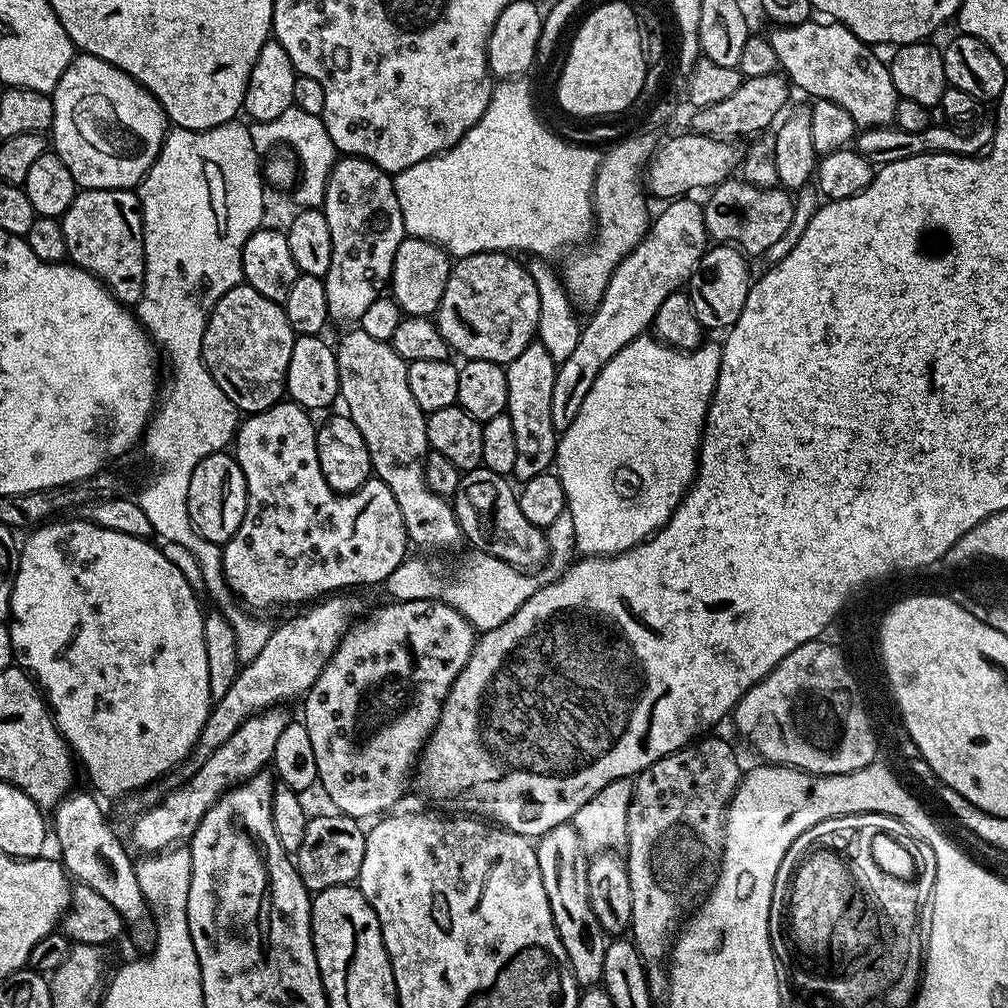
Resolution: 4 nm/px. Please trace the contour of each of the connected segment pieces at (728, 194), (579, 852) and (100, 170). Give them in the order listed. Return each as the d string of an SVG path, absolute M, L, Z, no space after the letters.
M739 178L716 185L709 196L703 205L709 237L717 243L731 244L749 257L761 257L775 240L782 238L796 209L795 197L787 189L758 188Z
M571 823L558 826L539 837L536 853L538 870L542 870L542 886L546 886L546 898L554 914L554 926L558 930L558 938L562 938L562 946L566 946L566 956L574 978L584 990L599 985L603 978L603 963L610 940L594 914L594 906L590 906L590 853L585 848L578 830Z
M73 55L70 66L58 78L58 86L51 92L54 118L50 129L50 148L70 170L74 182L81 188L135 189L150 166L158 158L164 137L170 128L162 106L139 82L130 78L118 66L97 56Z

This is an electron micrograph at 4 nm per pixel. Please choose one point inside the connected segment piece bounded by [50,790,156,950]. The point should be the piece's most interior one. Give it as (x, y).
(91, 854)

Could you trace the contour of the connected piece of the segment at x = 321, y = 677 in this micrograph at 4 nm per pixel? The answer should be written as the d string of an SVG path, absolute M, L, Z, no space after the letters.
M439 598L388 602L385 608L378 609L369 620L363 620L361 619L348 629L348 633L341 638L340 644L336 647L336 653L330 658L330 662L322 670L322 674L318 674L308 695L303 697L304 716L302 716L302 722L310 733L310 743L314 749L314 762L318 762L316 778L319 787L324 787L324 792L328 795L329 802L332 803L331 807L345 816L380 818L391 813L397 807L395 804L407 794L408 779L411 776L413 779L414 776L414 765L419 761L425 744L428 743L428 739L432 737L432 732L436 729L436 724L442 714L442 706L446 702L448 691L452 689L452 683L456 681L458 674L462 674L470 654L476 648L478 632L457 608L444 603Z

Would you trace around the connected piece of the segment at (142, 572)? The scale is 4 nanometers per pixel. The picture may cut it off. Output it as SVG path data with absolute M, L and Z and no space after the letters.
M60 518L60 519L57 519L57 520L56 520L56 521L55 521L55 522L45 522L45 523L43 523L43 524L41 524L41 525L39 525L39 527L37 527L37 528L36 528L36 529L35 529L35 531L33 531L33 532L32 532L32 533L31 533L31 535L29 535L29 536L32 536L32 535L33 535L33 536L32 536L32 537L30 537L30 538L29 538L29 540L28 540L28 541L26 541L26 542L25 542L25 544L24 544L24 549L22 549L22 548L23 548L23 544L22 544L22 547L21 547L21 548L20 548L20 549L19 549L19 552L20 552L20 551L21 551L21 552L20 552L20 565L18 565L18 566L17 566L17 568L16 568L16 580L15 580L15 579L13 579L13 580L12 580L12 581L11 581L11 586L12 586L12 594L11 594L11 597L10 597L10 627L11 627L11 630L12 630L12 645L13 645L13 646L14 646L14 660L15 660L15 663L16 663L16 664L17 664L17 665L19 665L19 667L21 667L21 668L23 668L23 669L24 669L24 671L25 671L25 672L27 672L27 673L29 673L29 674L31 674L31 675L32 675L32 676L33 676L33 677L34 677L34 680L35 680L35 683L36 683L36 684L37 684L37 685L39 685L39 687L40 687L40 688L41 688L41 689L42 689L42 692L43 692L43 695L44 695L44 696L45 696L45 697L46 697L46 703L47 703L47 705L48 705L48 707L49 707L49 709L50 709L50 711L51 711L51 713L52 713L52 719L53 719L53 720L55 720L55 722L56 722L56 729L57 729L57 730L59 730L59 731L60 731L60 732L61 732L61 733L62 733L62 734L63 734L63 735L64 735L64 740L65 740L65 742L66 742L66 743L67 743L67 744L68 744L68 747L69 747L69 748L71 748L71 749L72 749L72 755L73 755L73 757L75 757L75 759L76 759L76 760L77 760L77 761L78 761L78 764L79 764L79 767L80 767L80 768L81 768L81 769L82 769L82 772L83 772L83 768L82 768L82 767L84 767L84 772L85 772L85 774L86 774L86 775L88 775L88 780L89 780L89 782L90 782L90 783L92 783L92 784L93 784L93 786L92 786L92 785L91 785L91 787L92 787L92 788L93 788L93 789L95 789L95 791L96 791L96 792L97 792L97 793L99 793L99 795L100 795L100 796L101 796L101 797L104 797L104 796L112 796L112 797L111 797L111 798L119 798L119 797L121 797L121 796L126 796L126 795L128 795L128 793L130 793L130 792L139 792L139 791L140 791L140 789L141 789L141 788L147 788L147 787L148 787L148 785L150 785L150 784L155 784L155 783L156 783L156 781L157 781L157 780L159 780L159 779L160 779L160 777L162 777L162 776L165 776L165 775L166 775L166 774L167 774L167 773L168 773L168 772L170 772L170 771L172 771L172 769L174 769L174 768L176 768L176 767L177 767L177 766L179 766L179 765L180 765L180 764L181 764L181 763L182 763L182 762L183 762L183 761L184 761L184 759L185 759L185 758L187 758L187 756L189 756L189 754L190 754L190 753L192 753L192 747L194 747L194 745L196 745L196 743L197 743L197 742L198 742L198 738L199 738L199 737L200 737L200 731L201 731L201 730L202 730L202 728L203 728L203 726L204 726L204 723L205 723L205 722L206 722L206 718L207 718L207 717L208 717L208 714L209 714L209 712L211 712L211 711L212 711L212 706L213 706L213 700L212 700L212 698L211 698L211 694L210 694L210 679L209 679L209 675L210 675L210 671L208 671L208 669L207 669L207 654L206 654L206 642L205 642L205 641L204 641L204 636L203 636L203 624L204 624L204 618L205 618L205 613L206 613L206 612L205 612L205 609L204 609L204 608L202 608L202 609L200 609L200 604L199 604L199 602L198 602L198 601L196 601L196 592L195 592L195 590L194 590L194 589L192 589L192 584L191 584L191 582L190 582L190 581L188 581L188 580L187 580L187 578L186 578L186 577L184 577L184 572L183 572L183 570L182 570L182 569L180 569L180 568L179 568L179 566L178 566L178 565L176 565L176 564L175 564L175 562L174 562L174 561L172 561L172 560L171 560L171 558L170 558L170 557L168 557L168 556L167 556L167 554L166 554L166 553L164 553L164 552L159 552L159 550L158 550L158 549L156 549L156 548L155 548L155 546L154 546L154 545L152 545L152 543L153 543L153 541L152 541L152 540L151 540L151 539L146 539L146 540L143 540L143 539L142 539L142 538L134 538L134 537L133 537L133 536L131 536L131 535L130 535L130 534L118 534L118 530L106 530L106 529L105 529L105 528L103 528L103 527L102 527L102 526L98 526L98 525L97 525L97 524L92 524L92 523L90 523L90 522L89 522L89 520L88 520L88 519L87 519L87 518L80 518L80 520L64 520L64 519L68 519L68 518Z

